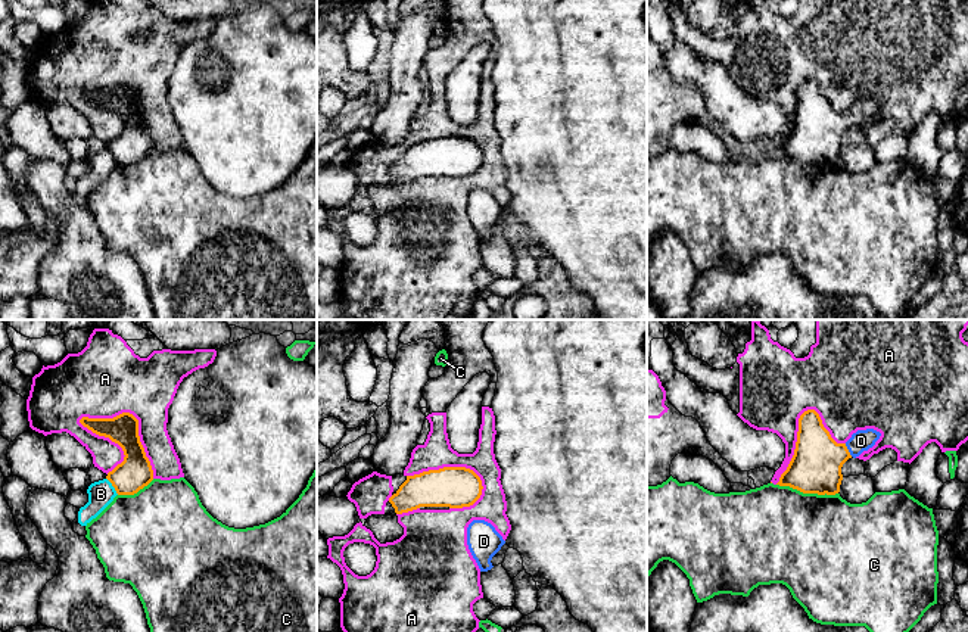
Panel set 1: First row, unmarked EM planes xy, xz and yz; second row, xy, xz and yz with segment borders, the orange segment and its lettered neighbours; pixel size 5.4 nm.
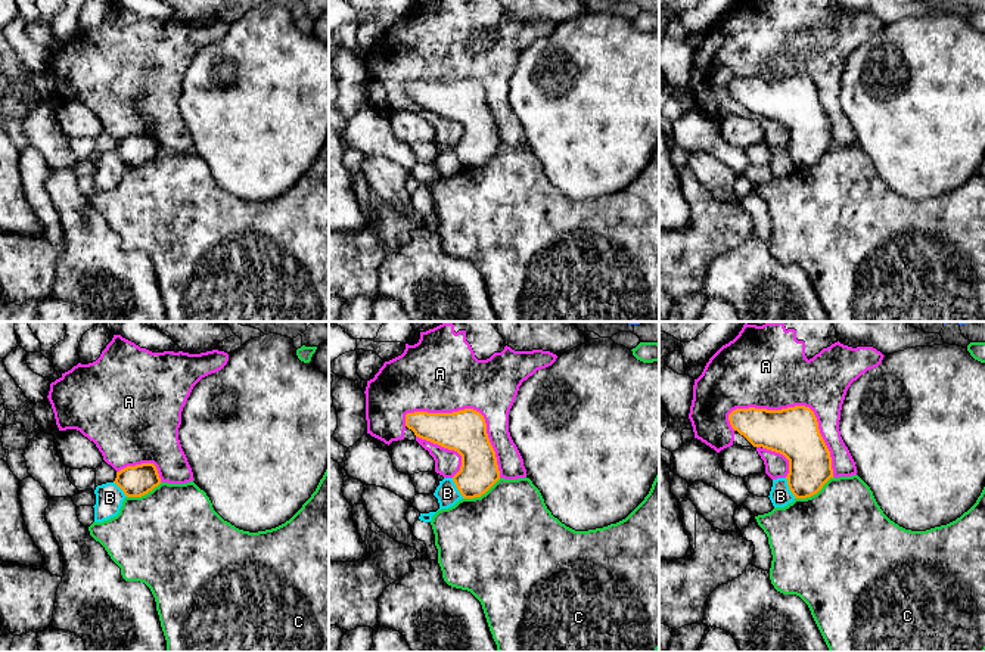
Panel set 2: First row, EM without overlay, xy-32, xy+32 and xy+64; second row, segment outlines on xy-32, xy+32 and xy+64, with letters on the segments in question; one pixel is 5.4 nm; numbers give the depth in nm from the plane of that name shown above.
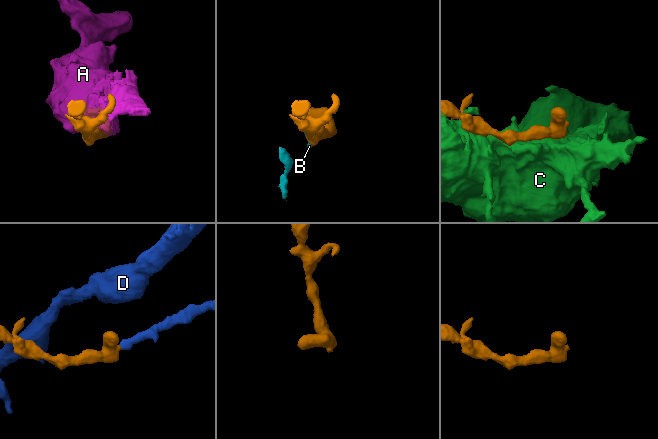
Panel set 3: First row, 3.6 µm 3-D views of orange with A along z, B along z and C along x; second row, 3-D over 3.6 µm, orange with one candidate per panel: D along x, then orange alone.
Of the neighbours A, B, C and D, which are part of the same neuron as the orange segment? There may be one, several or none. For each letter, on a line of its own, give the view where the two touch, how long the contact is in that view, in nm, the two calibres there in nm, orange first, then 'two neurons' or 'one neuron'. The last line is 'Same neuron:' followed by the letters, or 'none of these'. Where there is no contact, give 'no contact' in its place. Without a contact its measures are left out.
A: xy | 500 nm | 160/360 nm | two neurons
B: xy | 120 nm | 180/140 nm | two neurons
C: yz | 340 nm | 280/500 nm | two neurons
D: yz | 80 nm | 280/120 nm | one neuron
Same neuron: D

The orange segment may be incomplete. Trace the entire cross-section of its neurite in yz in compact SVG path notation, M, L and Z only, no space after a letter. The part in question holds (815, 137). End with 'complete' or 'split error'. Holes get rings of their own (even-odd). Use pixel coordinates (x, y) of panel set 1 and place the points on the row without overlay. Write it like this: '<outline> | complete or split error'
M807 80L799 88L794 125L776 155L803 164L835 165L843 150L843 134L872 118L880 106L874 99L857 100L846 113L837 113L819 84Z | split error

